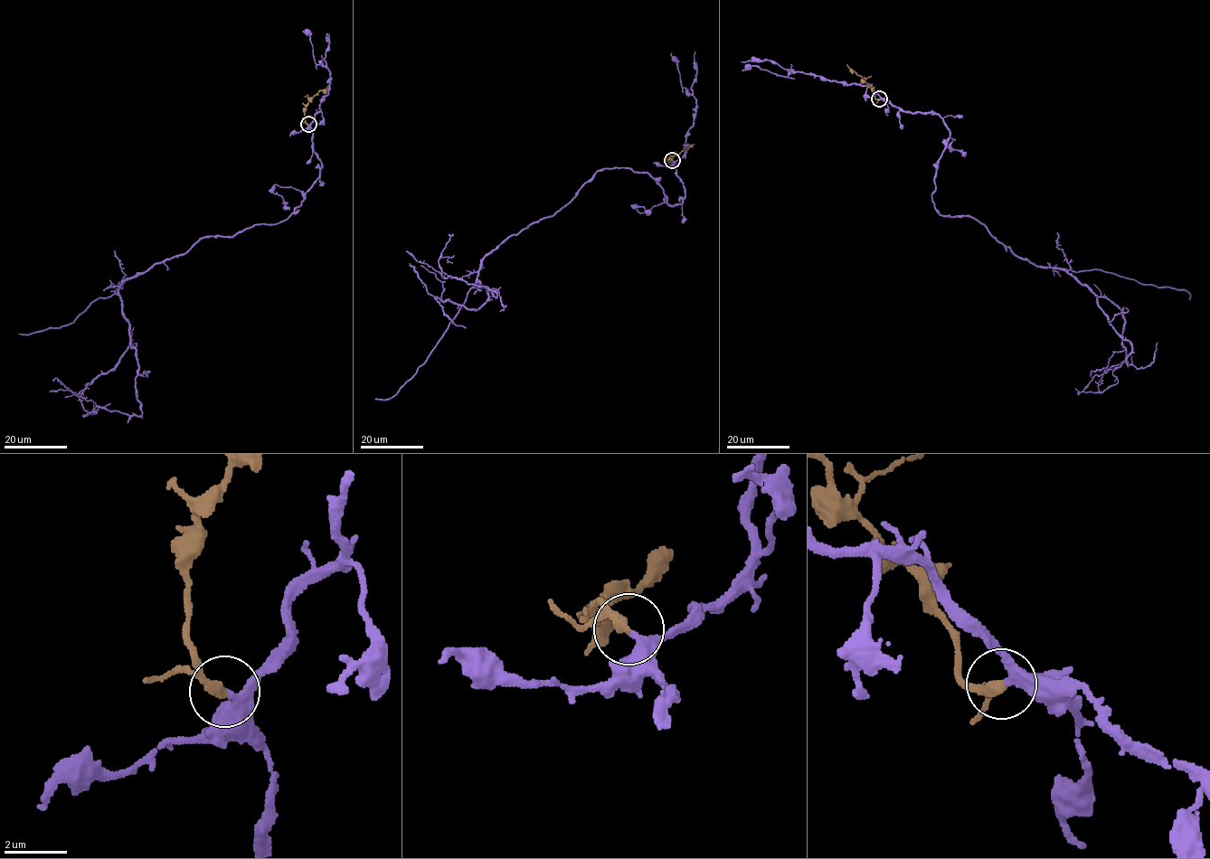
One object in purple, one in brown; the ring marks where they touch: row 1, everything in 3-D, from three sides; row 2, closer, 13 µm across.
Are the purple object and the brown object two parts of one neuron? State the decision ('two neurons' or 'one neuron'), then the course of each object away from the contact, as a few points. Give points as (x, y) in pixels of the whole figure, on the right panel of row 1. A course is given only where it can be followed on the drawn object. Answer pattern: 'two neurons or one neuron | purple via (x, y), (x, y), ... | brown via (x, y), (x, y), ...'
one neuron | purple via (880, 99), (950, 131), (937, 211), (1063, 269), (1131, 345), (1116, 383), (1075, 389) | brown via (879, 99), (875, 99), (875, 94), (847, 64)

